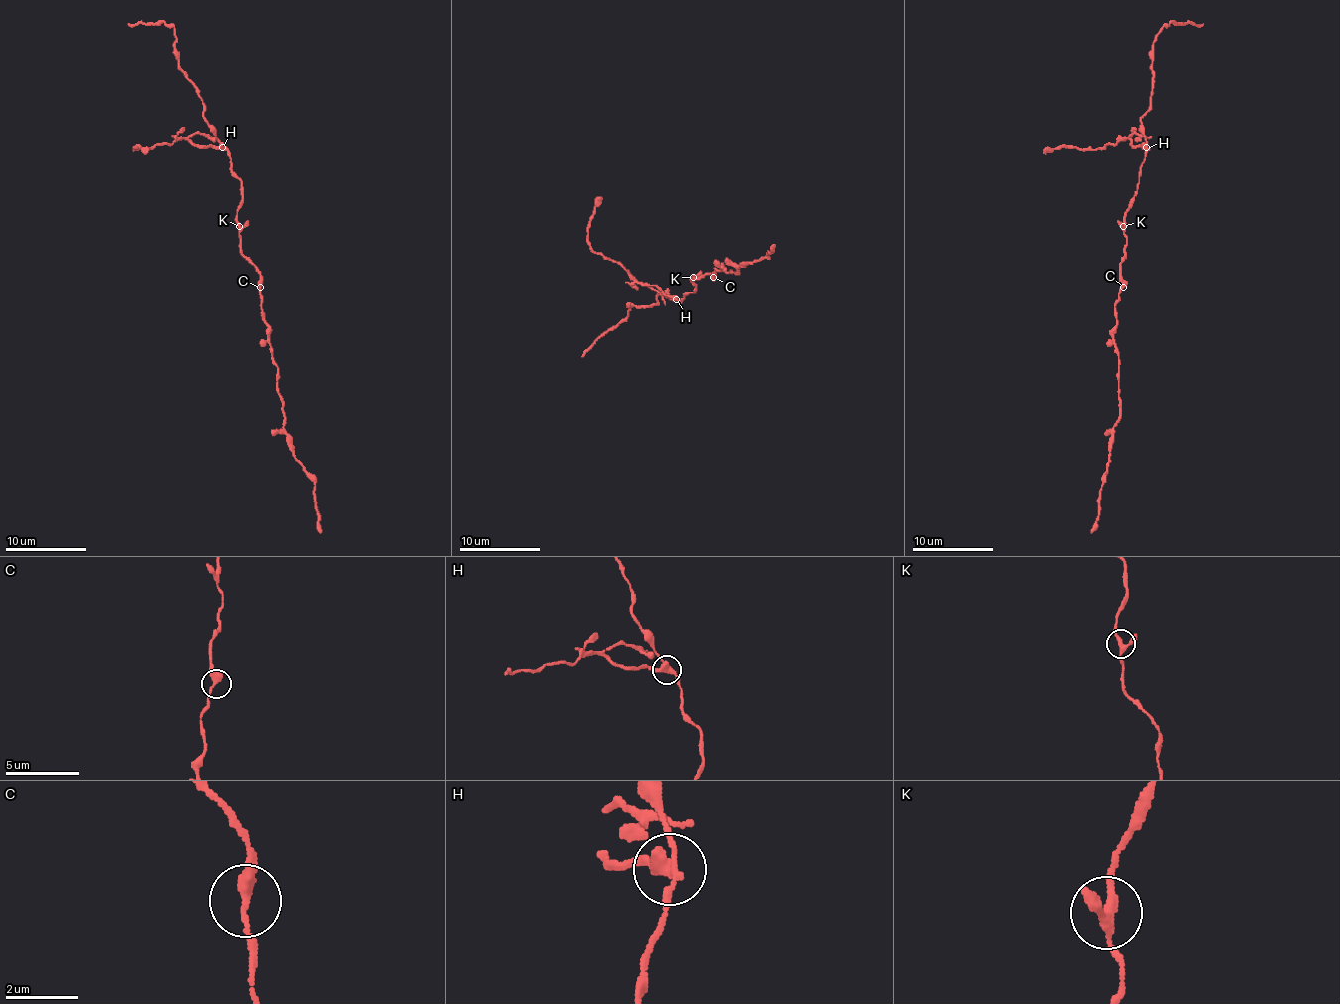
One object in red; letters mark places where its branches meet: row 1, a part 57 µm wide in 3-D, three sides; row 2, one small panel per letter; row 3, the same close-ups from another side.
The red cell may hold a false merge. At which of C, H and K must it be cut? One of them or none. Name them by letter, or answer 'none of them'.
H

